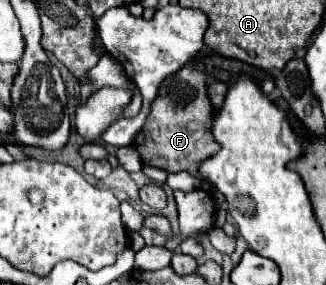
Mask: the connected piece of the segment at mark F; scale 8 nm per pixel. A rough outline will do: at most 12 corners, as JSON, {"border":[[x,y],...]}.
{"border":[[163,79],[137,133],[143,165],[199,177],[219,149],[205,79]]}

